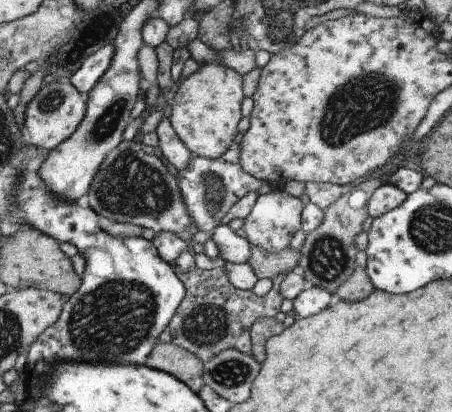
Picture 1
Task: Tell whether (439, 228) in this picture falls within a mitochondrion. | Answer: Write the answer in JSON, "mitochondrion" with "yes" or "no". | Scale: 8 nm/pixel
{"mitochondrion":"yes"}

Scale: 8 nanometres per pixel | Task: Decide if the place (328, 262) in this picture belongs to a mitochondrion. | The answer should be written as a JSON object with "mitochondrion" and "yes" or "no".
{"mitochondrion":"yes"}

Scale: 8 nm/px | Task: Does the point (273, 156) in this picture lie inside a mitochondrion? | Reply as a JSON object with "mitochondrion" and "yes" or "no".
{"mitochondrion":"no"}

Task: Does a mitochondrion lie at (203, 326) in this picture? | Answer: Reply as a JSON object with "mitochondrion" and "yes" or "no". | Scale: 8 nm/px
{"mitochondrion":"yes"}

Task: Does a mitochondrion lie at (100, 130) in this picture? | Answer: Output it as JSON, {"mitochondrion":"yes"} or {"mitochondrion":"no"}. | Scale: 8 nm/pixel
{"mitochondrion":"yes"}

